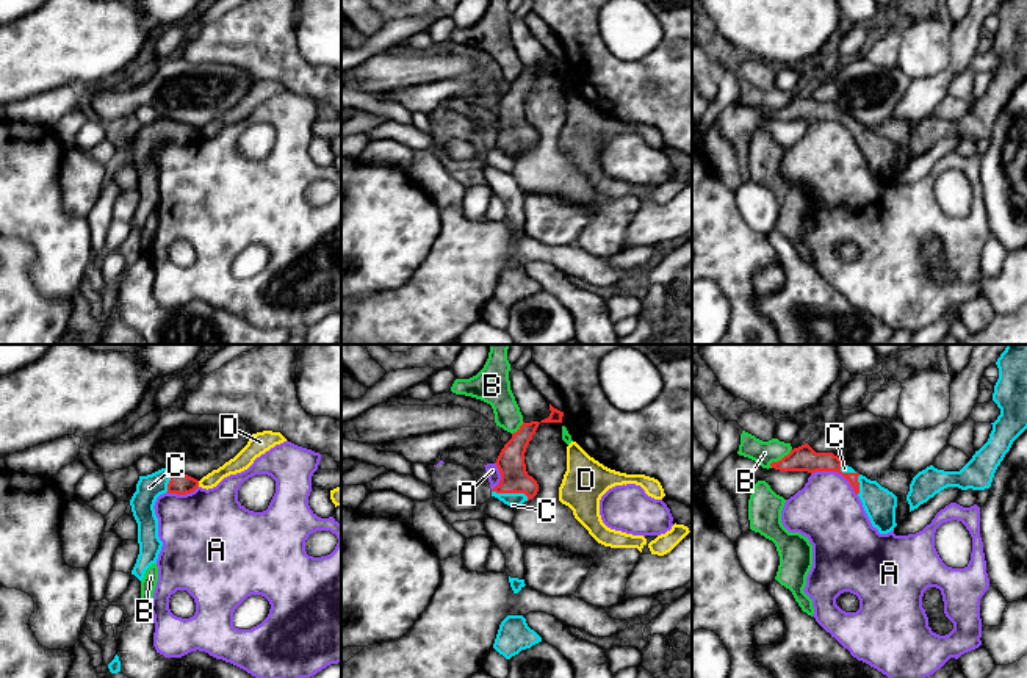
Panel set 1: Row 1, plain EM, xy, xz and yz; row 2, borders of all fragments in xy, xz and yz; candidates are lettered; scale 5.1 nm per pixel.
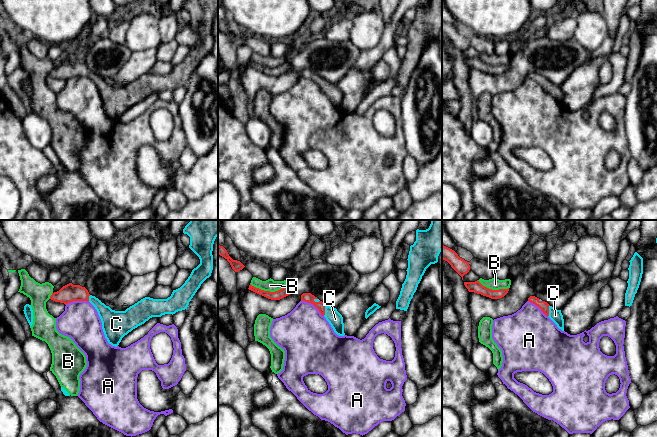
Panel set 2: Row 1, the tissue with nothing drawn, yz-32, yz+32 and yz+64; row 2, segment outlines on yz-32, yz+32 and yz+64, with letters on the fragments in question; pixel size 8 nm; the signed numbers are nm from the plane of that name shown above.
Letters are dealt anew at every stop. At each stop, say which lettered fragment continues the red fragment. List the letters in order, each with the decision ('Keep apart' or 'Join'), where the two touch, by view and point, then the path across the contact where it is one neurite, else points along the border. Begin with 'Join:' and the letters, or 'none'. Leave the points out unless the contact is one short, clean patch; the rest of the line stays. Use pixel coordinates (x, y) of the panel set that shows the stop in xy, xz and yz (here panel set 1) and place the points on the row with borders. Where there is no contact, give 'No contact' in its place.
Join: C
A: Keep apart. Touches red at yz (836, 472). Boundary: yz (811, 473), (838, 472), (857, 495)
B: Keep apart. Touches red at yz (781, 459)
C: Join. Touches red at xz (511, 492). Path across: xz (511, 462), (511, 492), (512, 500)
D: Keep apart. Touches red at xy (198, 484). Boundary: xy (198, 481), (199, 486)

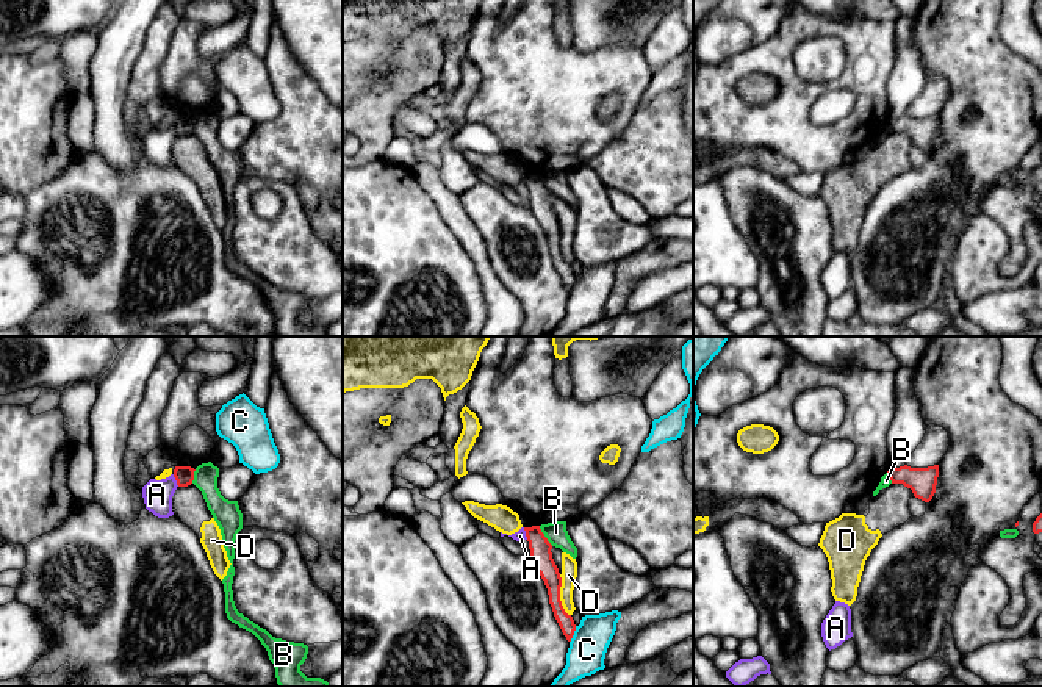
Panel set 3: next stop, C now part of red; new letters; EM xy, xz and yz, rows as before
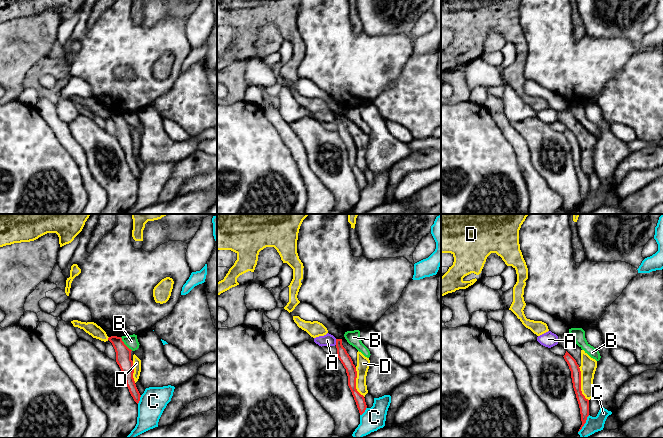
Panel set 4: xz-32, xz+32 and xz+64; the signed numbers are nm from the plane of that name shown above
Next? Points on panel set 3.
Join: none
A: Keep apart. Touches red at xy (176, 479). Boundary: xy (172, 474), (179, 485)
B: Keep apart. Touches red at xz (543, 535). Boundary: xz (538, 526), (553, 545)
C: Keep apart. Touches red at xz (573, 634). Boundary: xz (576, 626), (570, 642)
D: Keep apart. Touches red at xz (559, 595)

